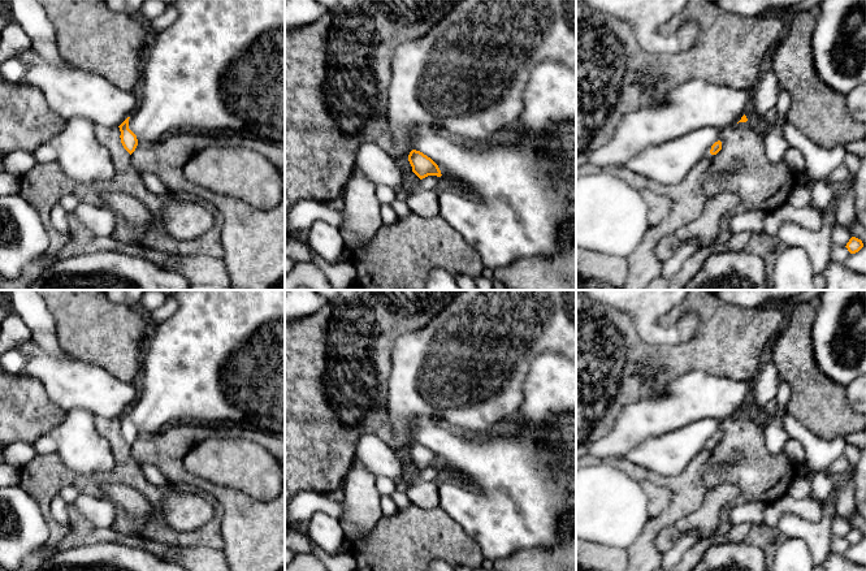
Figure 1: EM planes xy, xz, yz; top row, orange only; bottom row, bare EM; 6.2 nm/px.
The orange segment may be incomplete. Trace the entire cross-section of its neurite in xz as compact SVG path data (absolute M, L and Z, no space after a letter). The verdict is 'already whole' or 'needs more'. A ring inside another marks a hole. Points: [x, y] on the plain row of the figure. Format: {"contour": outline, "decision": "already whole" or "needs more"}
{"contour": "M412 441L408 446L408 453L412 458L412 463L420 470L425 470L428 467L441 468L441 462L438 457L426 446L420 442Z", "decision": "already whole"}

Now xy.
{"contour": "M127 408L118 419L121 423L121 434L124 440L131 446L138 437L138 431L137 427L129 420L129 410L130 408Z", "decision": "already whole"}

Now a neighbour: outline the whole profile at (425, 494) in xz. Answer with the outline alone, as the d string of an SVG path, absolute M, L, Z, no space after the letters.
M413 481L404 493L417 507L425 510L440 507L440 486L434 481Z

